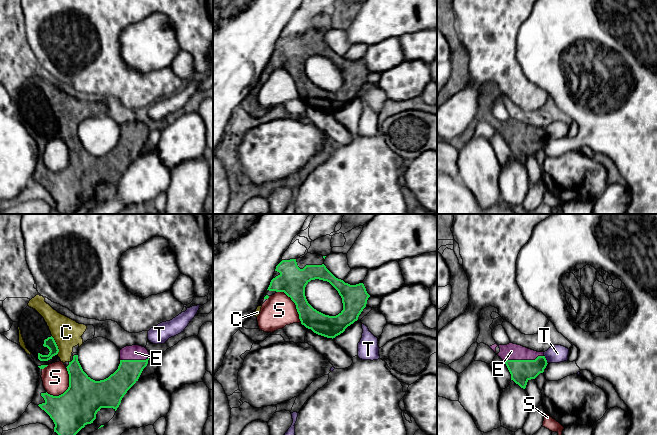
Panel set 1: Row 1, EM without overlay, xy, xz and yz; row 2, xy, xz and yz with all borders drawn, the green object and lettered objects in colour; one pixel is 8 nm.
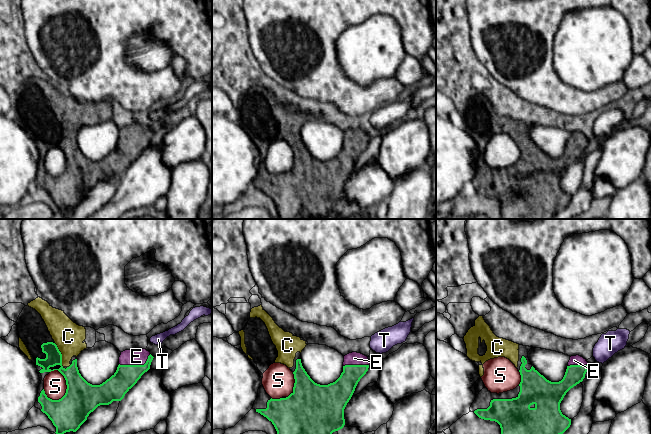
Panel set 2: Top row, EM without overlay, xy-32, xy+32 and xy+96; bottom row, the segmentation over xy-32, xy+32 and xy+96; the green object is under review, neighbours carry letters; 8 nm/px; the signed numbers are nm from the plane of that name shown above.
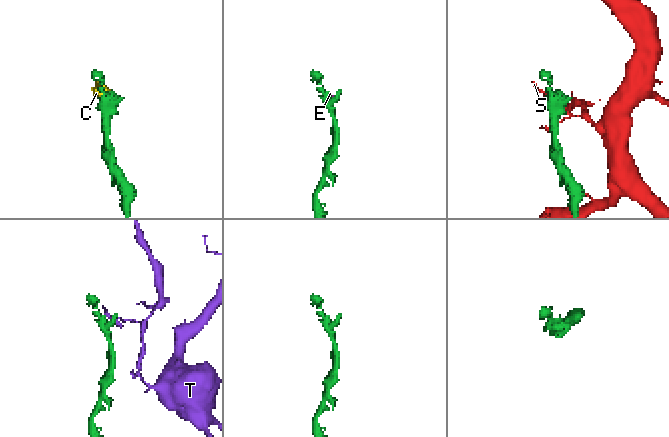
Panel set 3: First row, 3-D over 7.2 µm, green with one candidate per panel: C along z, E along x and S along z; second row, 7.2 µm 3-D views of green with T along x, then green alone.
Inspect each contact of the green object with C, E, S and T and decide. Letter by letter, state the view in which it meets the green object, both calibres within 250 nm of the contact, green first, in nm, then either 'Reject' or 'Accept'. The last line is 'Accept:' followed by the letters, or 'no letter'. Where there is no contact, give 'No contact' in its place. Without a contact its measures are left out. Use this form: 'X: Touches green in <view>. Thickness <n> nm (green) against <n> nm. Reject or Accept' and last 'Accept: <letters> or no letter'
C: Touches green in xy. Thickness 90 nm (green) against 220 nm. Accept
E: Touches green in yz. Thickness 180 nm (green) against 130 nm. Accept
S: Touches green in xy. Thickness 320 nm (green) against 220 nm. Reject
T: Touches green in yz. Thickness 180 nm (green) against 140 nm. Reject
Accept: C, E

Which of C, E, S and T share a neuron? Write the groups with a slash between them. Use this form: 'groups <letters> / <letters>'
groups C E / S / T

